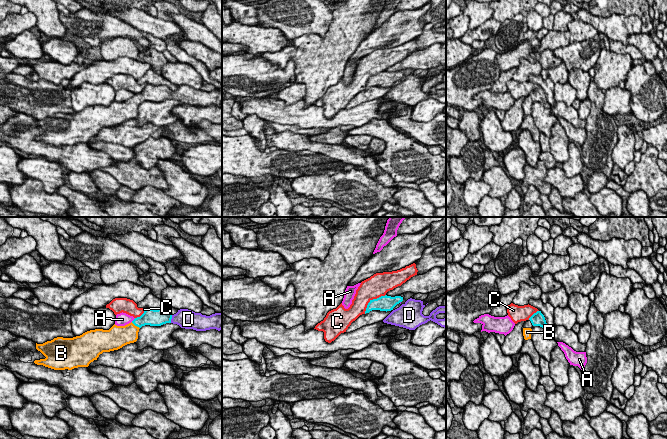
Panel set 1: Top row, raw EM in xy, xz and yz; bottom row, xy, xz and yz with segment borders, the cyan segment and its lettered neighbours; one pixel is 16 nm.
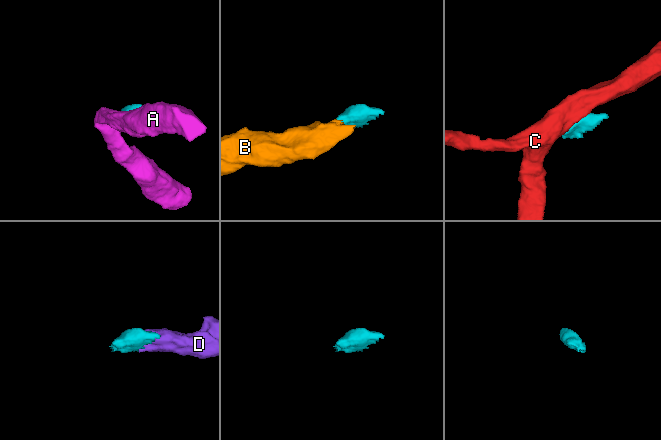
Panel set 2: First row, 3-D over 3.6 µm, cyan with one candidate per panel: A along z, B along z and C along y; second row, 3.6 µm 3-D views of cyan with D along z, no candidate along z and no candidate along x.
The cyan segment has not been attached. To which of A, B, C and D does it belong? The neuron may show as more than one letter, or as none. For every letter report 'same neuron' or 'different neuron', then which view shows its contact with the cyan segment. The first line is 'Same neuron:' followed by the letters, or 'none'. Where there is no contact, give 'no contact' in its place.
Same neuron: B, D
A: different neuron; contact in xy
B: same neuron; contact in xy
C: different neuron; contact in xz
D: same neuron; contact in xy

